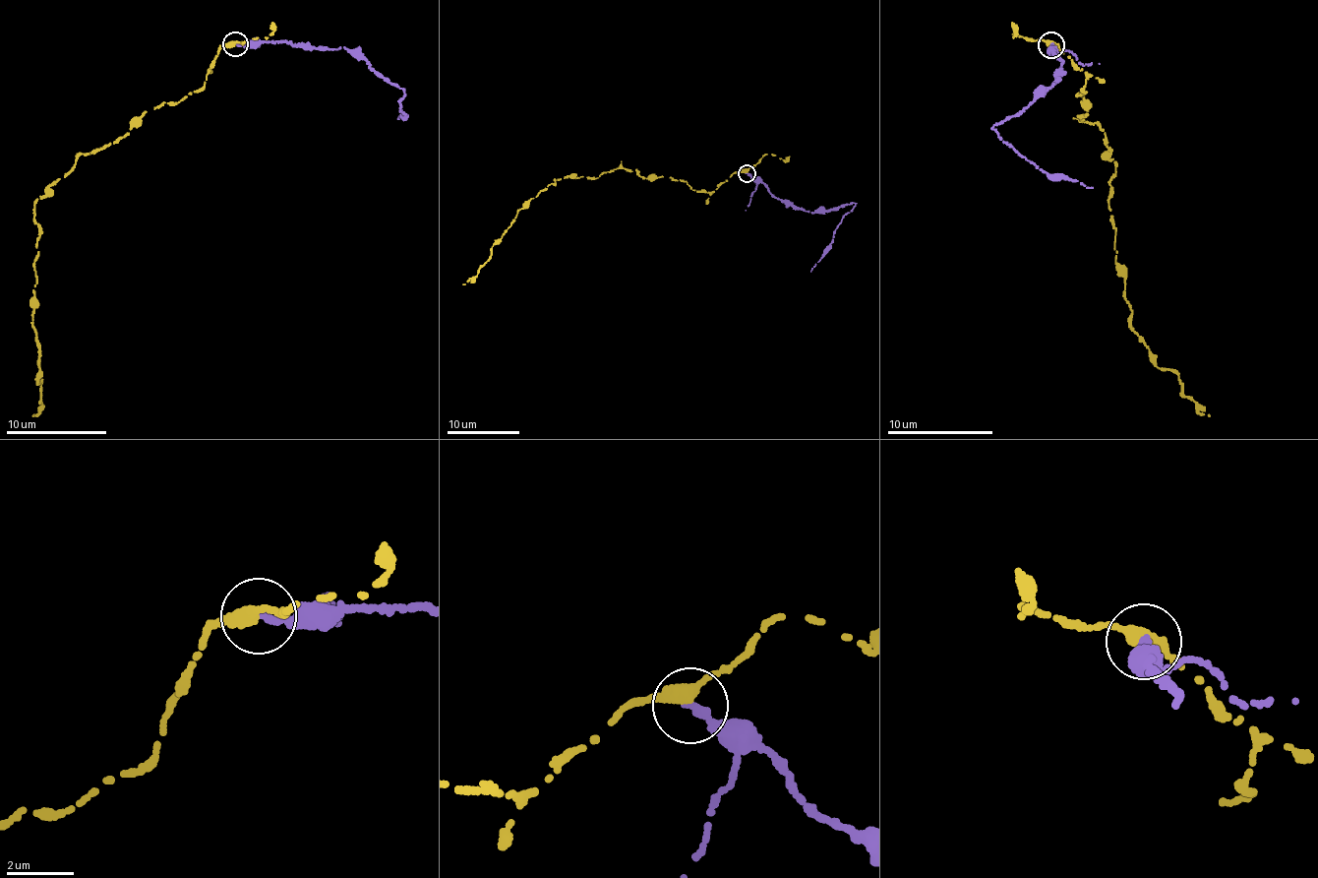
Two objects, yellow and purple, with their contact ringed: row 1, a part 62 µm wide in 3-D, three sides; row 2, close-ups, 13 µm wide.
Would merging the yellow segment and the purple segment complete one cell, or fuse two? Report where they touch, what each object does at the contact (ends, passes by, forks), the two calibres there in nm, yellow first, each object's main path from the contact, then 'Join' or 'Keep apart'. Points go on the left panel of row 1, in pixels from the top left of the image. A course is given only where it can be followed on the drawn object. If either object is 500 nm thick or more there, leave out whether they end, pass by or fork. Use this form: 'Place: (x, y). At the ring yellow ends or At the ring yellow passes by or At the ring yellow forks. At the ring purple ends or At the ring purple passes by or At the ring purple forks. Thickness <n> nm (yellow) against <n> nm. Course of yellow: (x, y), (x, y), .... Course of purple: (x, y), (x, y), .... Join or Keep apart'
Place: (235, 44). At the ring yellow passes by. At the ring purple ends. Thickness 320 nm (yellow) against 280 nm. Course of yellow: (234, 44), (220, 50), (194, 92), (145, 112), (35, 203), (43, 382), (40, 411), (31, 415). Course of purple: (234, 44), (339, 46), (403, 89), (399, 116). Keep apart

